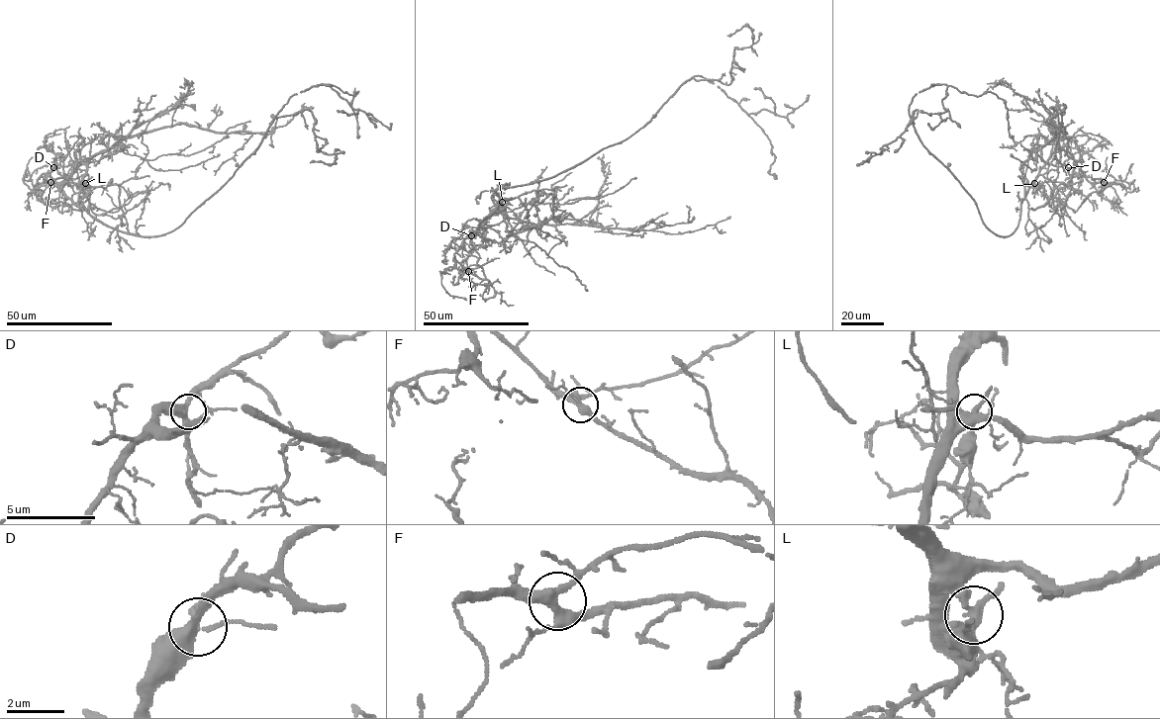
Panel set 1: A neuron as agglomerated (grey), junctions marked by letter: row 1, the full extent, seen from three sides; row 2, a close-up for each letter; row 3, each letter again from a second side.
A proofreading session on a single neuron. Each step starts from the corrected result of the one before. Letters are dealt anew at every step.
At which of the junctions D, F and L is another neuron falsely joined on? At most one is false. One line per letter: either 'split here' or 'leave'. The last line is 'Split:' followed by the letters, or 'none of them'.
D: leave
F: leave
L: split here
Split: L

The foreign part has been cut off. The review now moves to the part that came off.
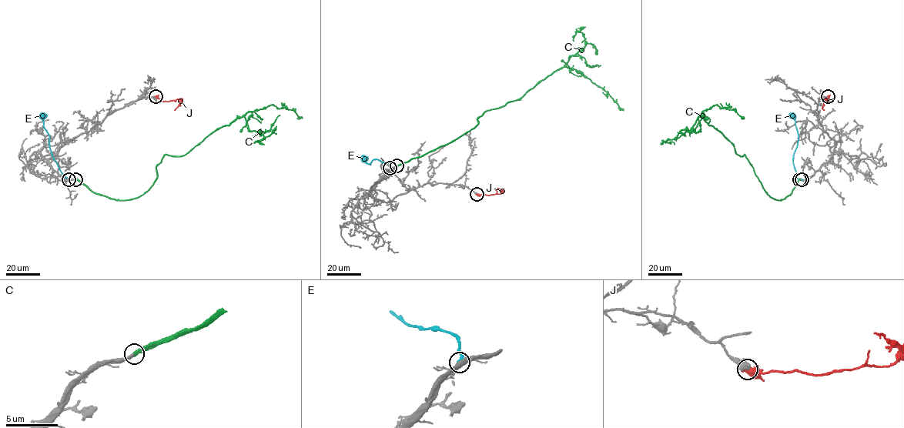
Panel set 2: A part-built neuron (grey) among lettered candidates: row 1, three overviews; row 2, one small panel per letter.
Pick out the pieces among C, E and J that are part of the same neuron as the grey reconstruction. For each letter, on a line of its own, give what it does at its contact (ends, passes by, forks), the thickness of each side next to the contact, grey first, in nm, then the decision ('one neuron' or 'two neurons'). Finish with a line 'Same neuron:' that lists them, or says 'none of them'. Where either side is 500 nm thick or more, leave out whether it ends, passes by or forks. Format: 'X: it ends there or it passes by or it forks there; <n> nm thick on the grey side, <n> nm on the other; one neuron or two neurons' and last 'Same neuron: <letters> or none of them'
C: it ends there; 360 nm thick on the grey side, 440 nm on the other; one neuron
E: it ends there; 460 nm thick on the grey side, 400 nm on the other; two neurons
J: 480 nm thick on the grey side, 750 nm on the other; two neurons
Same neuron: C

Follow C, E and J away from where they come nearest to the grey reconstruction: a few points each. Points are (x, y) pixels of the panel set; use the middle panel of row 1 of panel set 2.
C: (396, 165), (457, 138), (474, 127), (486, 111), (519, 100), (563, 67), (574, 68), (601, 87), (623, 110)
E: (390, 168), (387, 162), (378, 159), (373, 159), (369, 164), (364, 162), (363, 156)
J: (477, 194), (501, 193), (499, 188), (496, 190)

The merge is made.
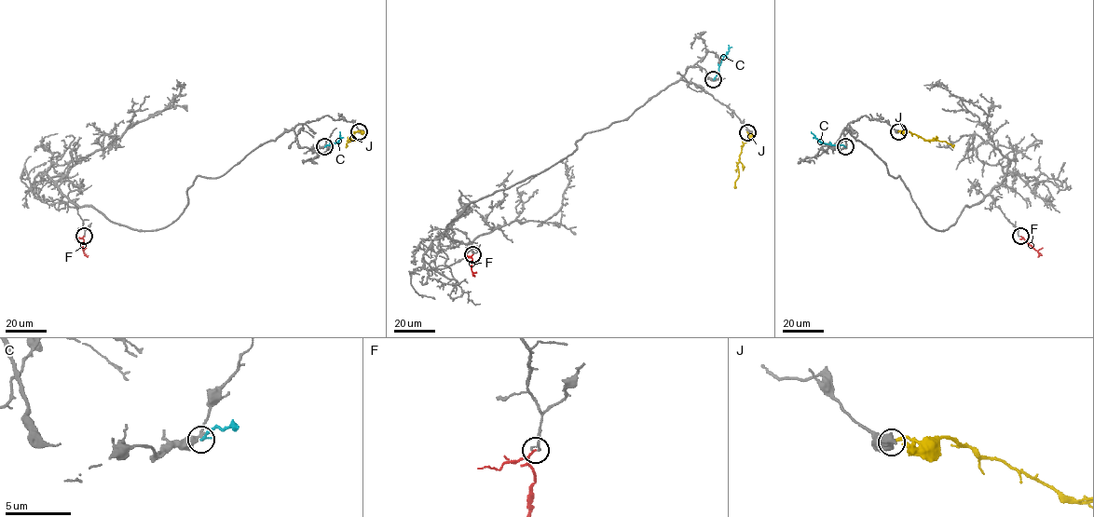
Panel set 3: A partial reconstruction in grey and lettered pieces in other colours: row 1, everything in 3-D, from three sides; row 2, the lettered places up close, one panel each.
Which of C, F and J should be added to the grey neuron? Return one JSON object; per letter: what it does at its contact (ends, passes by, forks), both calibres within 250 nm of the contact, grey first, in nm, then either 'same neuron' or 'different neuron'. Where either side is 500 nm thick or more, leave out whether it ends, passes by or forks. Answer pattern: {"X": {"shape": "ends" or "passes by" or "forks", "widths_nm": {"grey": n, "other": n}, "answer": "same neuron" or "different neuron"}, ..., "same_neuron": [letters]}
{"C": {"shape": "ends", "widths_nm": {"grey": 240, "other": 200}, "answer": "different neuron"}, "F": {"shape": "ends", "widths_nm": {"grey": 90, "other": 140}, "answer": "same neuron"}, "J": {"widths_nm": {"grey": 550, "other": 240}, "answer": "different neuron"}, "same_neuron": ["F"]}

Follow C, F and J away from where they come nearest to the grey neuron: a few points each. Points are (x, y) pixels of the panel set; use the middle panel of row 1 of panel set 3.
C: (713, 79), (729, 50), (729, 45)
F: (472, 254), (471, 271), (476, 272)
J: (747, 132), (749, 137), (739, 155), (739, 176), (734, 188)

